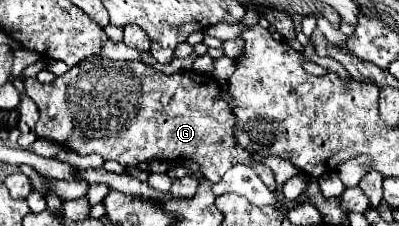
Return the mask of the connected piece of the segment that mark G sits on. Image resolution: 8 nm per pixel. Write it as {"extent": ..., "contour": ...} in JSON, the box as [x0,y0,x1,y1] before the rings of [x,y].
{"extent":[25,61,251,183],"contour":[[[111,61],[81,63],[59,75],[53,83],[43,85],[35,77],[25,79],[25,91],[39,107],[41,119],[37,121],[37,137],[55,141],[63,149],[77,151],[79,155],[99,153],[125,167],[135,167],[141,161],[183,161],[191,159],[201,167],[205,179],[217,183],[223,173],[233,165],[251,165],[251,153],[241,149],[233,137],[235,117],[229,103],[223,99],[219,83],[213,75],[197,71],[179,71],[163,75],[143,65],[141,61]]]}

